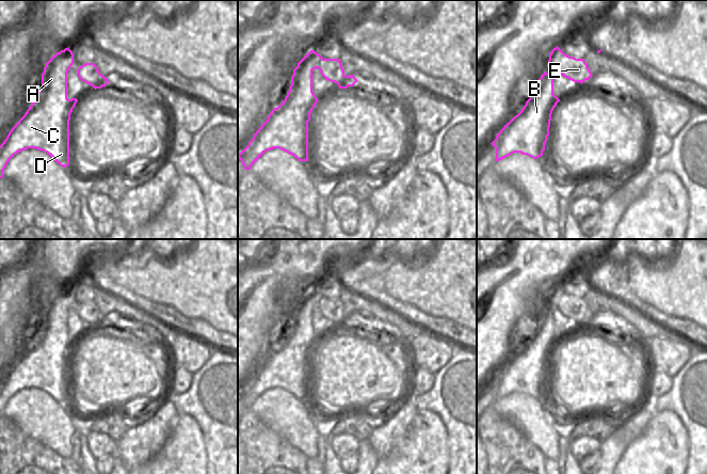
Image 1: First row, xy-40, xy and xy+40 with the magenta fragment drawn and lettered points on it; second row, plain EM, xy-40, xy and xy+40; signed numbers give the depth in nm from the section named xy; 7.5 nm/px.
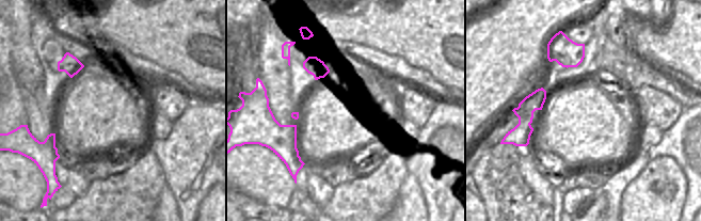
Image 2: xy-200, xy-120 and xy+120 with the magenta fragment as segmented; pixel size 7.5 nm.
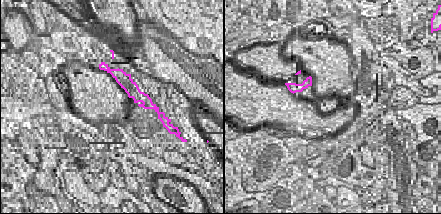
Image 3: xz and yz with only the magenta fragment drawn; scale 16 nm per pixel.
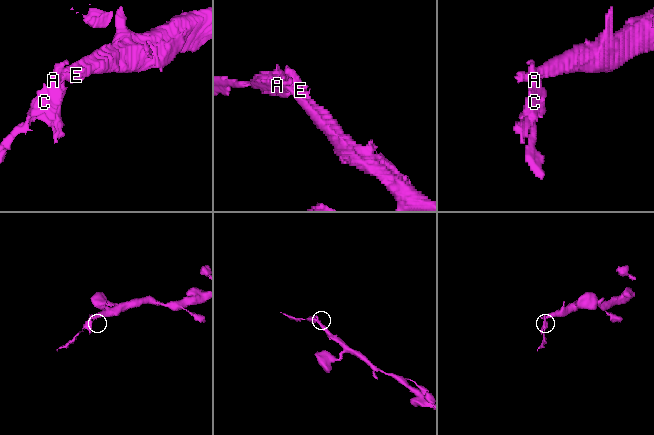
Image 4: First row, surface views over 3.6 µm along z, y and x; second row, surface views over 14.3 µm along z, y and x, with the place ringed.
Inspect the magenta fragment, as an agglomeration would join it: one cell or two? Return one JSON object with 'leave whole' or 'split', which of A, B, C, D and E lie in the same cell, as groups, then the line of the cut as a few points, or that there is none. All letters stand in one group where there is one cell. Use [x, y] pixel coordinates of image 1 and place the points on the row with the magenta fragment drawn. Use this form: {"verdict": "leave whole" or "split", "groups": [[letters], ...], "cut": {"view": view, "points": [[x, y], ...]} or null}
{"verdict": "split", "groups": [["A", "B", "C", "D"], ["E"]], "cut": {"view": "xy", "points": [[322, 58], [317, 67]]}}

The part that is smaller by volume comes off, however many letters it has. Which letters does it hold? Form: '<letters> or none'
A, B, C, D

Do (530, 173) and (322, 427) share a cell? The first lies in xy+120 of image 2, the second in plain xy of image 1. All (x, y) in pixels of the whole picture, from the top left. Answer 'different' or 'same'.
different

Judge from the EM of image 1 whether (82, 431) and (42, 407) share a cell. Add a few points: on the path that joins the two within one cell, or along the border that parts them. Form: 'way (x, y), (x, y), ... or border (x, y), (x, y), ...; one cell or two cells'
border (75, 413), (73, 426), (76, 431); two cells

